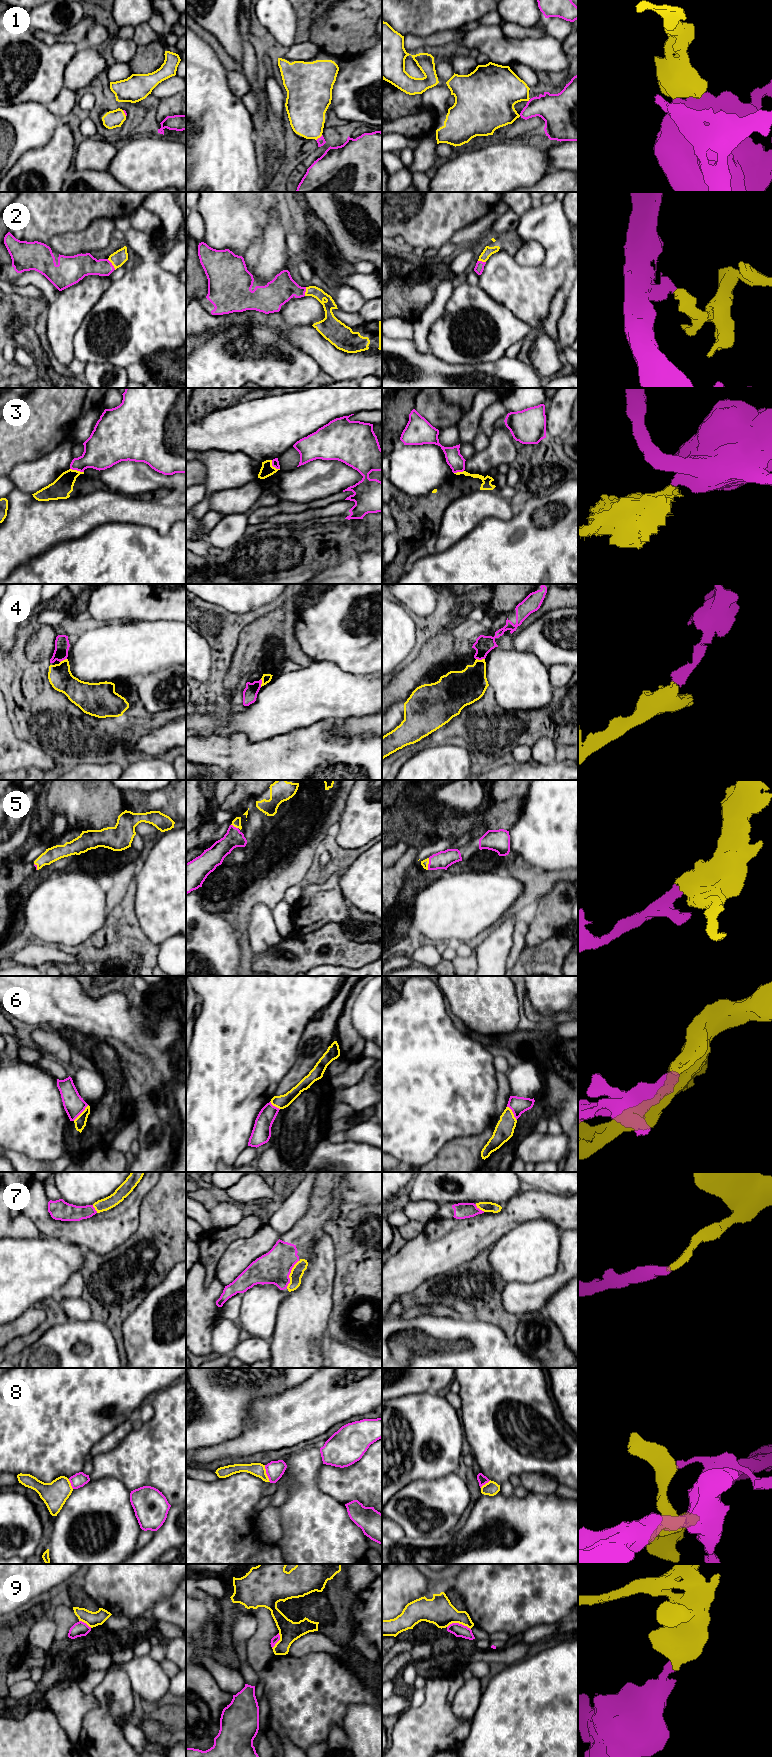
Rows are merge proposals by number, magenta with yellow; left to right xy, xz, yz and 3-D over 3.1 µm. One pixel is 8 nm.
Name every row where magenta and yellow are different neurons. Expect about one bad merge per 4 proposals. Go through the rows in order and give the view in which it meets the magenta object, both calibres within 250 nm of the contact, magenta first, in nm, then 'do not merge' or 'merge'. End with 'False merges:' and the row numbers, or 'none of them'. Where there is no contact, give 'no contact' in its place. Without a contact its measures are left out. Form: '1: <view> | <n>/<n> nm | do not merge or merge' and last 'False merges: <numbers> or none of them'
1: xz | 70/300 nm | merge
2: xy | 190/120 nm | merge
3: xy | 280/160 nm | do not merge
4: yz | 140/280 nm | merge
5: yz | 140/60 nm | merge
6: xy | 170/100 nm | do not merge
7: xz | 260/100 nm | merge
8: xz | 140/110 nm | do not merge
9: yz | 110/220 nm | do not merge
False merges: 3, 6, 8, 9

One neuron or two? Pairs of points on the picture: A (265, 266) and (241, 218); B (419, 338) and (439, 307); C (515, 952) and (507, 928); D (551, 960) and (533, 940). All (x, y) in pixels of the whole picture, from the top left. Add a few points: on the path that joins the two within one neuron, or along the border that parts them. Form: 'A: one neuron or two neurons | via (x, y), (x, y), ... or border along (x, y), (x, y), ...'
A: two neurons | border along (268, 223), (242, 256)
B: one neuron | via (421, 330), (424, 322), (431, 315)
C: two neurons | border along (516, 921), (513, 927), (513, 944), (506, 965)
D: two neurons | border along (557, 932), (534, 947), (526, 946)

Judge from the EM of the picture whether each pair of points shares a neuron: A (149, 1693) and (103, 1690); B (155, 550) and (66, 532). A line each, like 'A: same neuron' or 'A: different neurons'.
A: different neurons
B: different neurons

